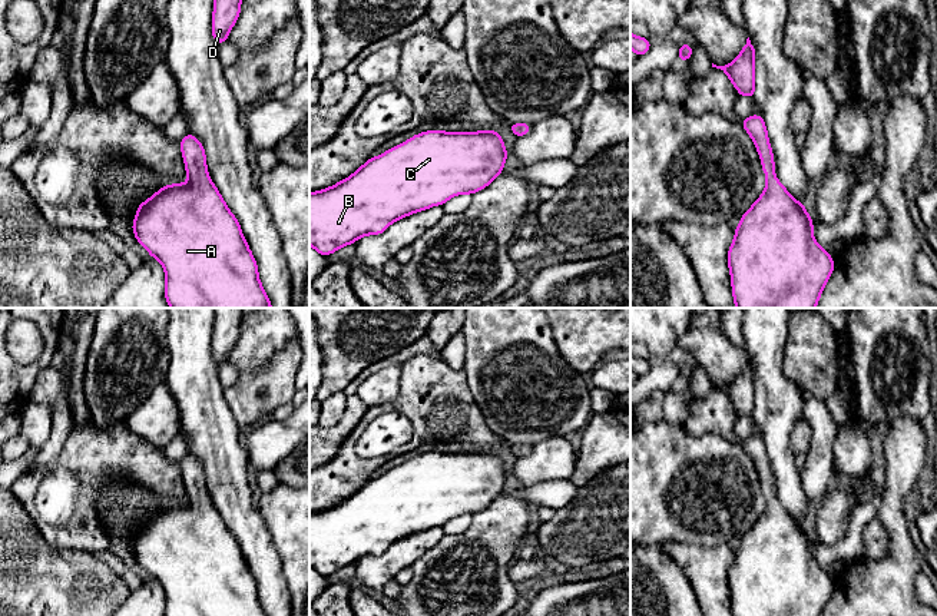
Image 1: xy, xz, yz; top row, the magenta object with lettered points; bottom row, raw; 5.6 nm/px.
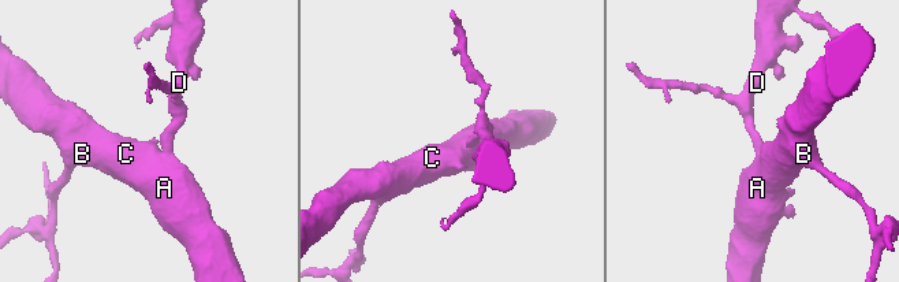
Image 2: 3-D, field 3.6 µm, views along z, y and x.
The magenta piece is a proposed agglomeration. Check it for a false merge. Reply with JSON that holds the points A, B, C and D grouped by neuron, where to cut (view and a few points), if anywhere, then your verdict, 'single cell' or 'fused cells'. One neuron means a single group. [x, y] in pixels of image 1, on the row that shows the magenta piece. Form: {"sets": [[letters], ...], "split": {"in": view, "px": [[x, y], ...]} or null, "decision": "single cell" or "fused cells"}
{"sets": [["A", "B", "C", "D"]], "split": null, "decision": "single cell"}

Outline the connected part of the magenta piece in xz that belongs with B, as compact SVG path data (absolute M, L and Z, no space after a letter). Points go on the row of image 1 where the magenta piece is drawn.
M427 130L370 158L347 179L319 192L309 192L309 245L324 256L354 244L364 235L380 235L393 222L444 205L460 193L473 195L503 172L507 150L496 130Z

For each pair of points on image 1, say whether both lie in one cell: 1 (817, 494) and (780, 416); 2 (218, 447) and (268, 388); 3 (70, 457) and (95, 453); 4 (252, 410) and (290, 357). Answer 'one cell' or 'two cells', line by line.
1: two cells
2: two cells
3: one cell
4: one cell

